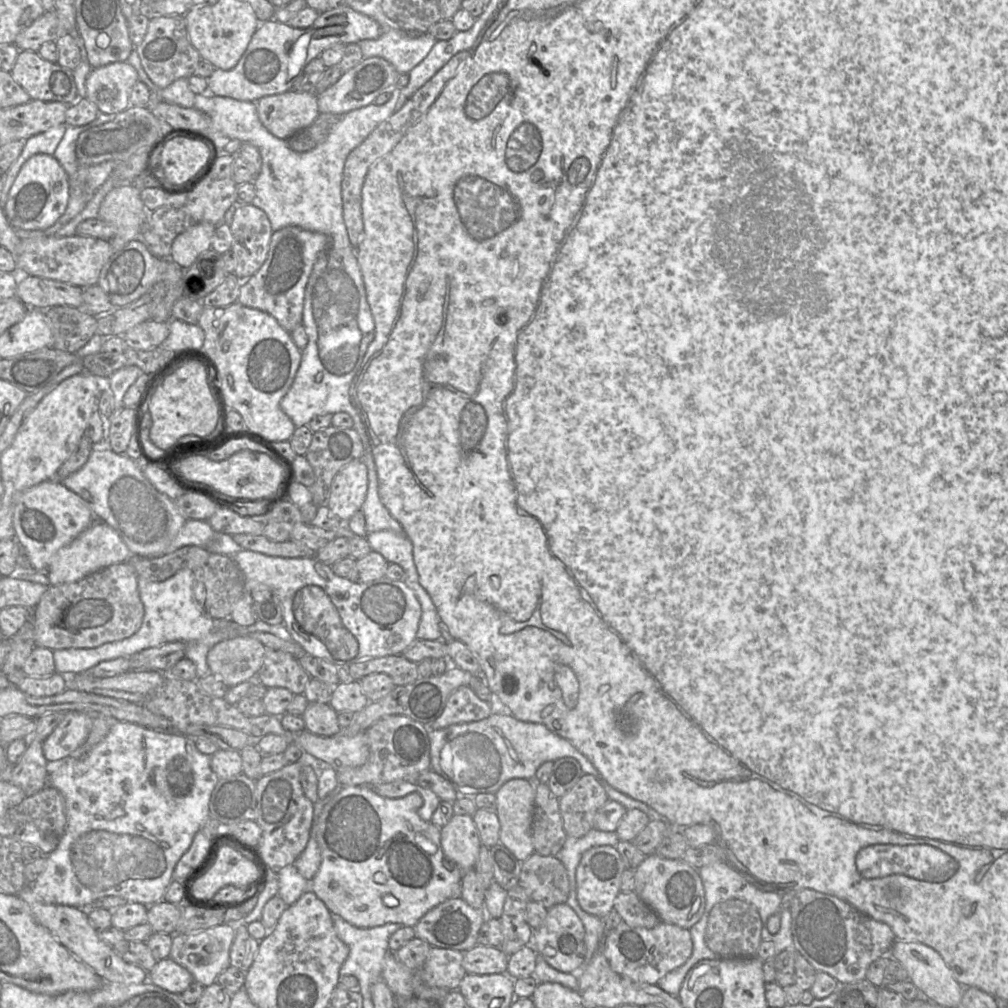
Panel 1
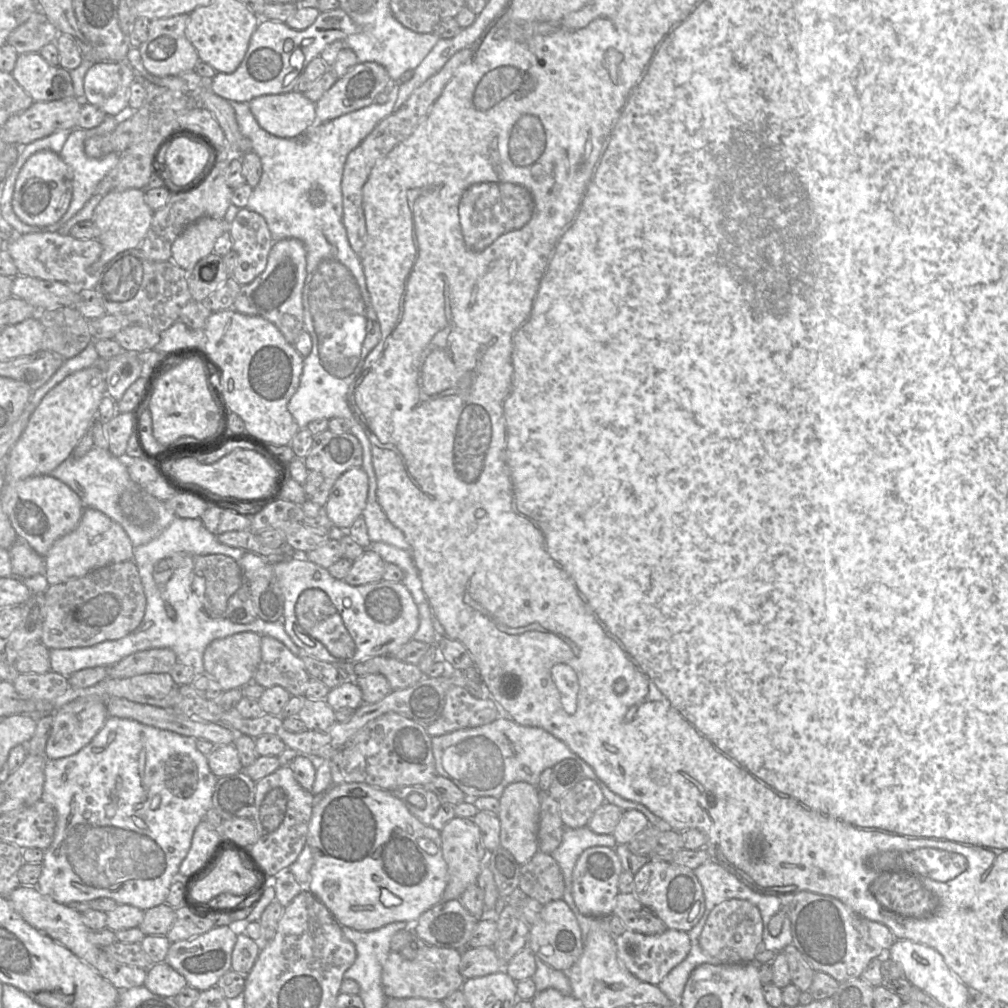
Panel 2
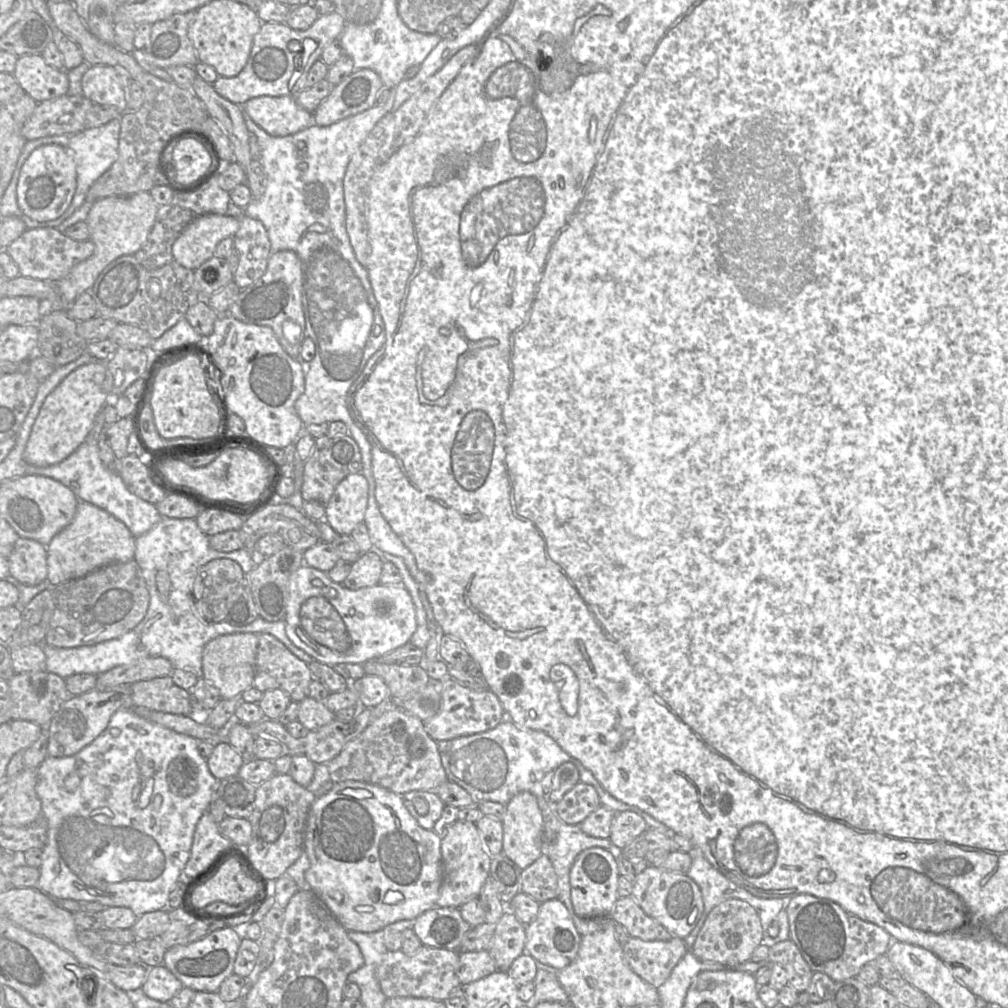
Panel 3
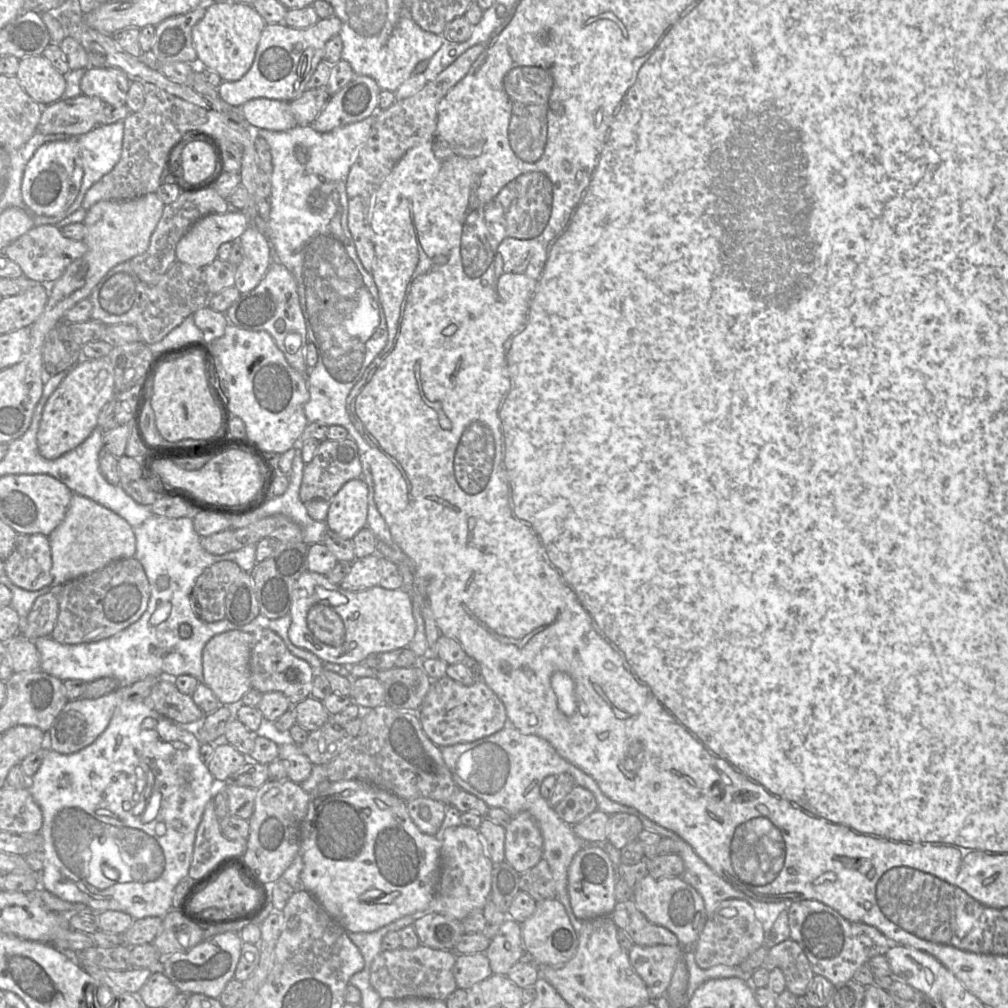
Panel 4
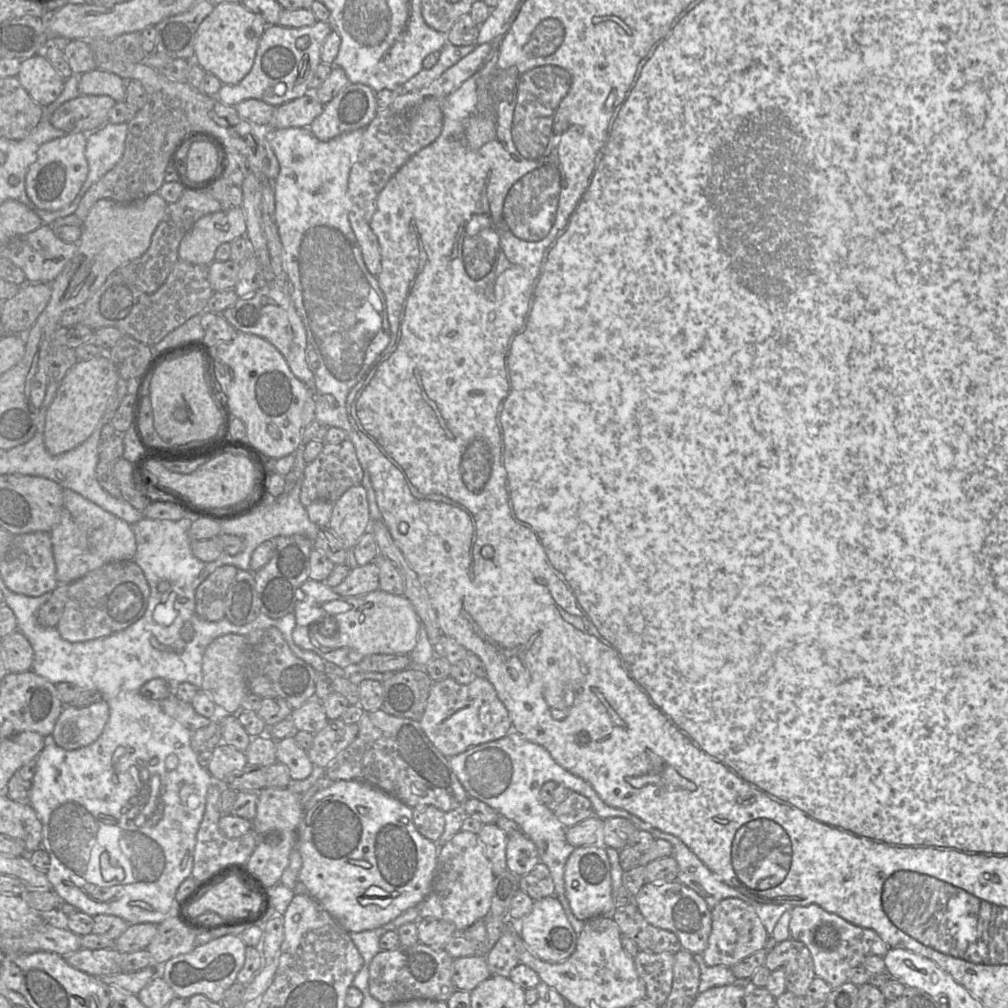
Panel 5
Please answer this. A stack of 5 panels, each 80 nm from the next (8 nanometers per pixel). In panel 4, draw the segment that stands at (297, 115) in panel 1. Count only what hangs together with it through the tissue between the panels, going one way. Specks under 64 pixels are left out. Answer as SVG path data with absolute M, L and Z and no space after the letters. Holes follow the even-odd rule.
M254 98L241 106L245 119L258 129L286 131L297 125L289 107L289 102Z

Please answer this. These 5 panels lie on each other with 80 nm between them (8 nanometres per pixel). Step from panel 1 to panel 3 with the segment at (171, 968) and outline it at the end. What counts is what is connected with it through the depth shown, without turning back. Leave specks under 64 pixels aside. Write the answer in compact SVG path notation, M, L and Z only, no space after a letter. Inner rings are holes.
M161 964L148 969L141 992L151 999L169 1002L183 987L182 982Z

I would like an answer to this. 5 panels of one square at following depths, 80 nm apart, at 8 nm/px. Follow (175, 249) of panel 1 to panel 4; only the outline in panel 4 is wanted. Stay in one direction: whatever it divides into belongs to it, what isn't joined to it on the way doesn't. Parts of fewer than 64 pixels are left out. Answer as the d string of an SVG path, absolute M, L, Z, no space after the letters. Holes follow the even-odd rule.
M243 211L212 213L199 219L176 245L176 260L204 268L217 258L221 244L238 240L249 226Z

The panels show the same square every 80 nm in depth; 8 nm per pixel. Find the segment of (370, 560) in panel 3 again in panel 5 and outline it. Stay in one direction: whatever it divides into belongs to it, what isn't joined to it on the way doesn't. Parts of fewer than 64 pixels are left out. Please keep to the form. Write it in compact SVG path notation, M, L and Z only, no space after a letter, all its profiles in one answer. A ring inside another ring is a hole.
M375 562L356 566L332 589L341 596L361 596L375 591L379 589L379 568Z

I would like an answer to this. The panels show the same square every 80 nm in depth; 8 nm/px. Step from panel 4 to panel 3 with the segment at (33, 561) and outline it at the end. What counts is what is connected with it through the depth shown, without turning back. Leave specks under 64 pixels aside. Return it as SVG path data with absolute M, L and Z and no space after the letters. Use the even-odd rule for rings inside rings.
M21 538L7 557L9 573L28 586L35 586L47 579L47 546L36 540Z

